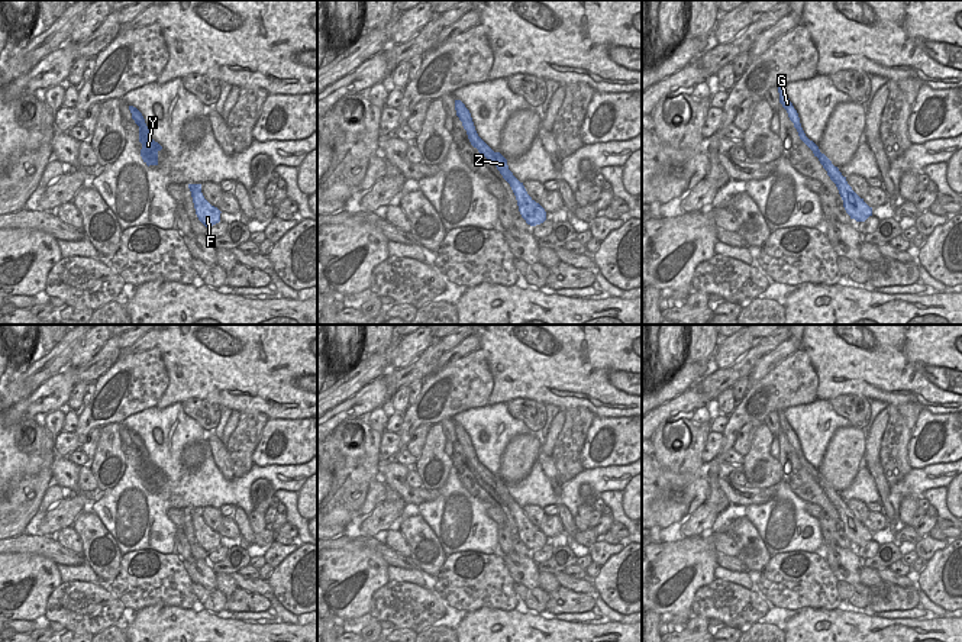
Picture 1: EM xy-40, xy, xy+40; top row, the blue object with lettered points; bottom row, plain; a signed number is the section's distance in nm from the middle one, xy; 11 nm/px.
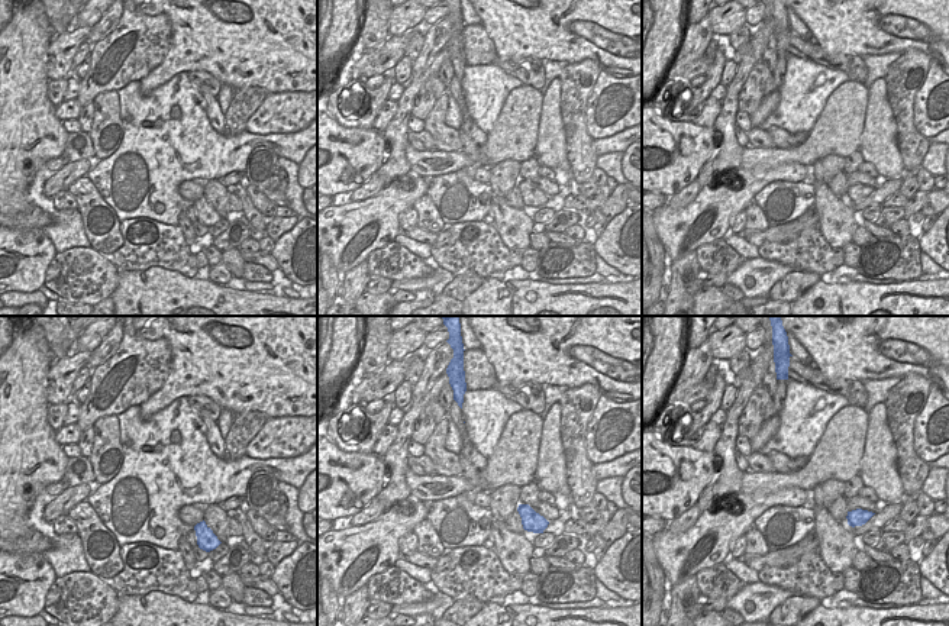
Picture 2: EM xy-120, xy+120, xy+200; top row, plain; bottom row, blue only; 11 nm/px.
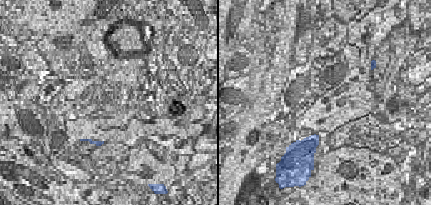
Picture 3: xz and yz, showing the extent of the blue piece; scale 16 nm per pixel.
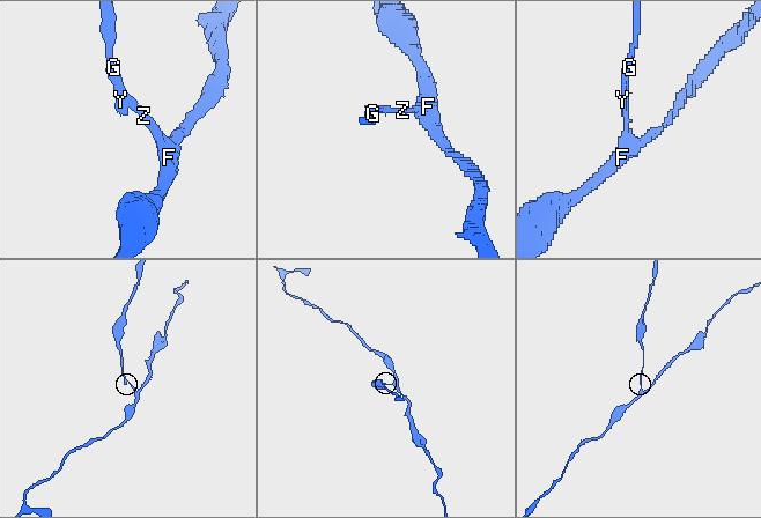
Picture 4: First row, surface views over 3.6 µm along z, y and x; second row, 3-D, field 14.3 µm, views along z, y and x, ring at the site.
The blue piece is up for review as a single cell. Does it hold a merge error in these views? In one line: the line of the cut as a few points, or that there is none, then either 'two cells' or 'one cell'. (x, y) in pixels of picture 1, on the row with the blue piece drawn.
cut none; one cell

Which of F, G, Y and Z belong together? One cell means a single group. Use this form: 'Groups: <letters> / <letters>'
Groups: F G Y Z

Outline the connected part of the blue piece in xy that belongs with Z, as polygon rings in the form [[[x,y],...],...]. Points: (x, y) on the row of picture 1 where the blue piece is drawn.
[[[455,100],[456,116],[462,122],[467,130],[468,139],[474,148],[478,149],[481,157],[485,157],[495,164],[503,178],[510,184],[519,206],[519,212],[527,225],[536,226],[546,220],[545,209],[536,203],[526,191],[523,183],[520,183],[513,172],[509,170],[507,159],[500,154],[494,152],[477,133],[469,110],[461,100]]]

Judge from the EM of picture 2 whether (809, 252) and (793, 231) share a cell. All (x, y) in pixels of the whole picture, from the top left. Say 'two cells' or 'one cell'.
two cells

